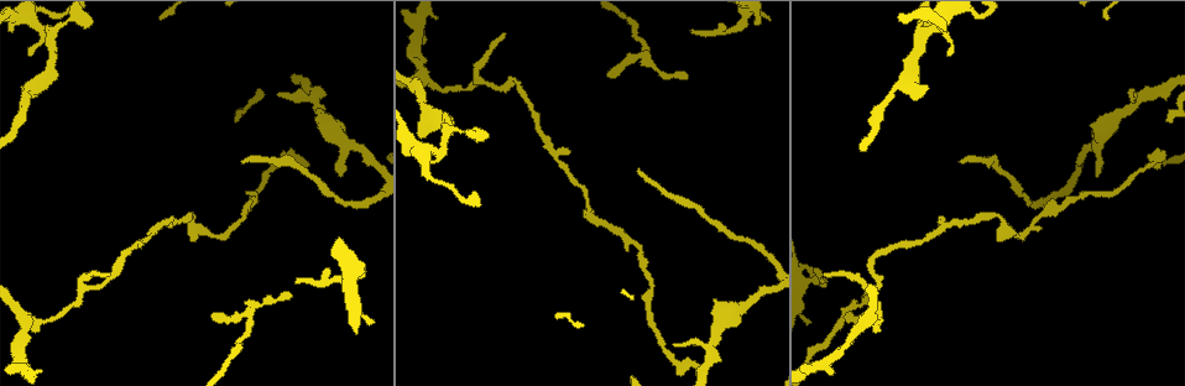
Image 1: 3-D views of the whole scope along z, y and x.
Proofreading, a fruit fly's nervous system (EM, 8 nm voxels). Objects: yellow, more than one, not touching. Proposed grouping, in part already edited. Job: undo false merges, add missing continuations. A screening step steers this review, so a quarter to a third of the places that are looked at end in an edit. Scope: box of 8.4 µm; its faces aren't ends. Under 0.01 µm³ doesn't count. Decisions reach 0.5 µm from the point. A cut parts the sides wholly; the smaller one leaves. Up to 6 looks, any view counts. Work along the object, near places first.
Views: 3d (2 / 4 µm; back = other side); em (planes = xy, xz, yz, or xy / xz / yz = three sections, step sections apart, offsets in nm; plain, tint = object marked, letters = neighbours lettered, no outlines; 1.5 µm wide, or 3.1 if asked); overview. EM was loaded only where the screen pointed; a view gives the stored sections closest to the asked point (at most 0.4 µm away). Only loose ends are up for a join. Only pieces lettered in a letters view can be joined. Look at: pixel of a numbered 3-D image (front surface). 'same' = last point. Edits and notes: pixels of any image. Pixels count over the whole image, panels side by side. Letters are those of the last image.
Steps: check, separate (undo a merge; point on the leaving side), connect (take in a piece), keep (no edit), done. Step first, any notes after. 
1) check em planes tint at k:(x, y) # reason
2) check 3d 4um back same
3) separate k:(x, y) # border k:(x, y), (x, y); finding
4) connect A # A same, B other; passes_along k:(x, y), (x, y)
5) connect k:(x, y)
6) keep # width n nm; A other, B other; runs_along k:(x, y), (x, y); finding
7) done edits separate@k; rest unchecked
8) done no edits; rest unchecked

check em planes plain at 1:(50, 32) # three arms meet

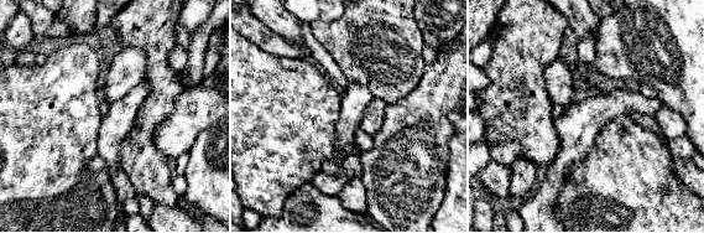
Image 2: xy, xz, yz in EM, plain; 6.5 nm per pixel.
check em planes letters same # what lies round it

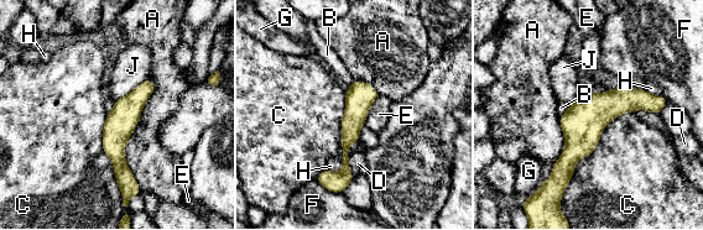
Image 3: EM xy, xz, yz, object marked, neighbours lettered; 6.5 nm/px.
keep # longest_contact A 750 nm; A other, B other, C other, D other, E other, F other, G other, H other, J other; border 3:(633, 111), (604, 127), (562, 192); continuous, no second neuron

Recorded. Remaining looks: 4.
check 3d 2um at 1:(822, 277) # an open end

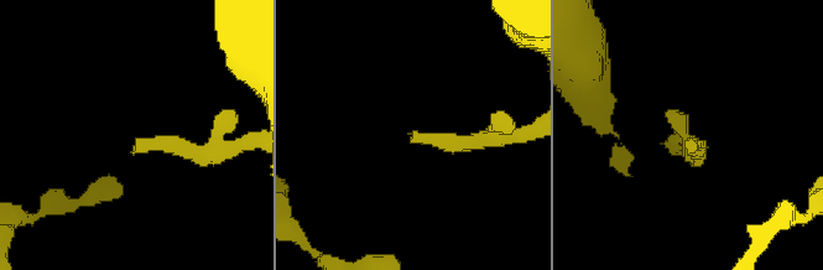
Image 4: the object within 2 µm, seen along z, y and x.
check em yz step 4 letters at 4:(411, 134)

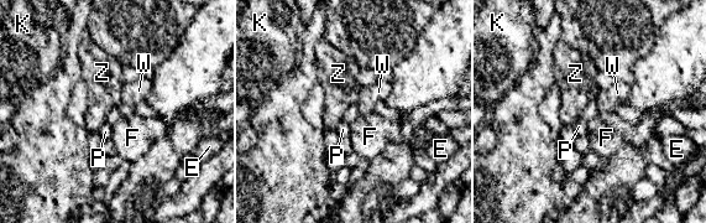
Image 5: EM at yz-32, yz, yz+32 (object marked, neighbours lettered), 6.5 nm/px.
check em planes letters same

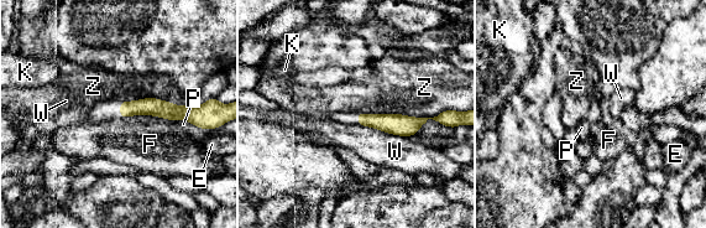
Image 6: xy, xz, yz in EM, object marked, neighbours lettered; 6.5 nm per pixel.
keep # width 100 nm; longest_contact Z 550 nm; E other, F other, K other, P other, W other, Z other; no lettered piece goes on from it

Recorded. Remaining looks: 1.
check em xz step 4 letters at 1:(212, 314) # an open end

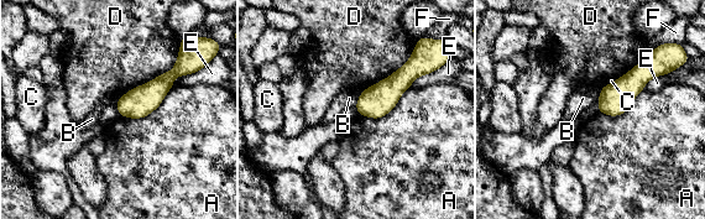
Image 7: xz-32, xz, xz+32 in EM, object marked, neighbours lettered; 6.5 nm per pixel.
keep # A other, B other, C other, D other, E other, F other; border 7:(179, 50), (170, 71), (119, 98); none of them fits

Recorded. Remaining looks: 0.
done no edits; rest unchecked

